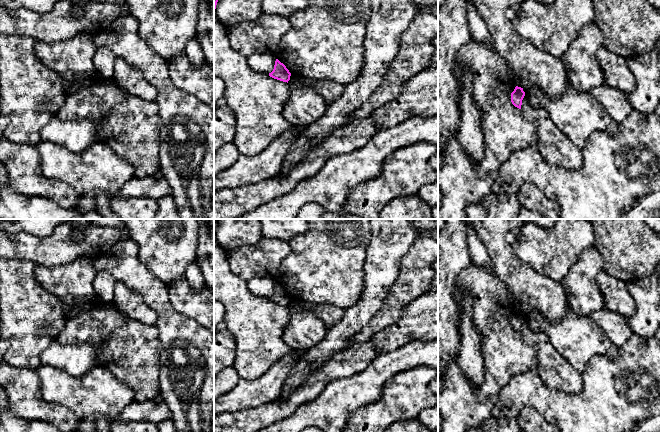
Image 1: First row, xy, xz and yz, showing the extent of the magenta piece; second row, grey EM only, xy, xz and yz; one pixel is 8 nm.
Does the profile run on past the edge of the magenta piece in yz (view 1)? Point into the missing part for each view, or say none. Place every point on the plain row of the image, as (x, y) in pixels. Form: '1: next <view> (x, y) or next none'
1: next none

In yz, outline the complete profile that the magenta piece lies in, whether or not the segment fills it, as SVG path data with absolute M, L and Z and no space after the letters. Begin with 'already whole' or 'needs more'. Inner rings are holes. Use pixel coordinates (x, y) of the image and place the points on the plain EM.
already whole; M516 310L514 315L511 317L511 326L512 328L521 333L522 324L525 320L525 316L523 315L523 312Z

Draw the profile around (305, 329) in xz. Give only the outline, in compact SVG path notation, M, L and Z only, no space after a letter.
M291 298L288 309L290 311L290 321L283 333L284 342L293 350L310 350L324 338L328 328L313 311L304 307L304 302L301 300Z

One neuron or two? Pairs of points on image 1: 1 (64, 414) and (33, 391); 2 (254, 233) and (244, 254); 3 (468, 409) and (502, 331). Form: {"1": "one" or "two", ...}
{"1": "one", "2": "two", "3": "one"}

